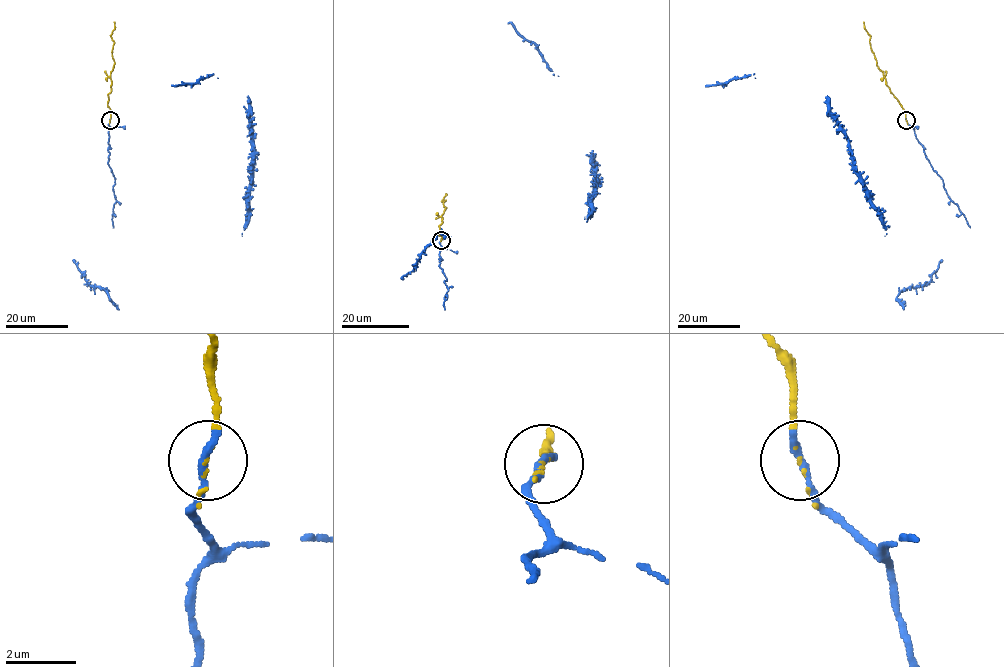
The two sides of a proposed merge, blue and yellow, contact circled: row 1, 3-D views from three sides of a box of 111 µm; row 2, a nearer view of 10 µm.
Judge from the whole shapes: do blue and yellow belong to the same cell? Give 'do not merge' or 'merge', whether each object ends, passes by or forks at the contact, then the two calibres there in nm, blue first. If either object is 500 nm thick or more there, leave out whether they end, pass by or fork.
merge; blue ends there; yellow ends there; 260 nm thick on the blue side, 60 nm on the other

